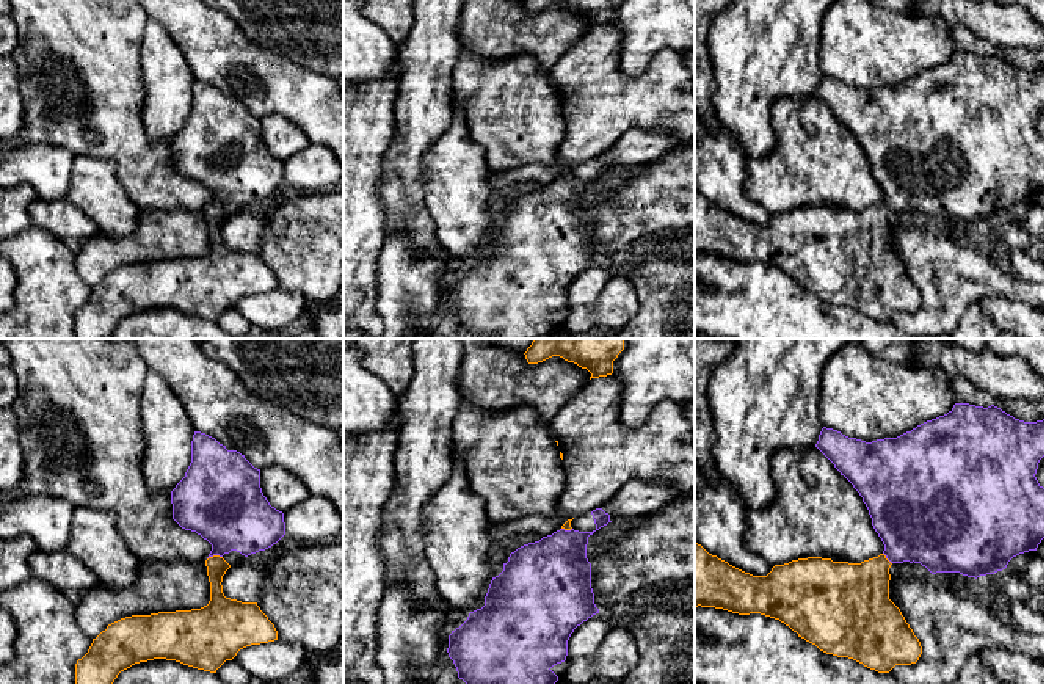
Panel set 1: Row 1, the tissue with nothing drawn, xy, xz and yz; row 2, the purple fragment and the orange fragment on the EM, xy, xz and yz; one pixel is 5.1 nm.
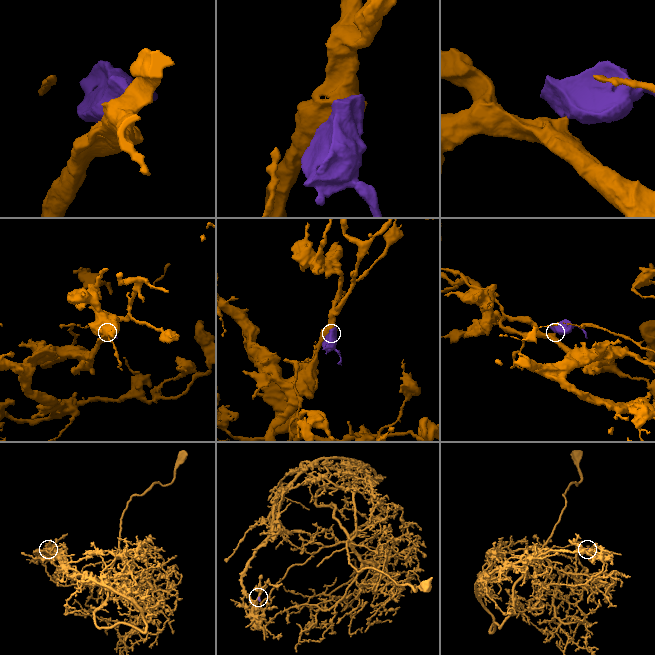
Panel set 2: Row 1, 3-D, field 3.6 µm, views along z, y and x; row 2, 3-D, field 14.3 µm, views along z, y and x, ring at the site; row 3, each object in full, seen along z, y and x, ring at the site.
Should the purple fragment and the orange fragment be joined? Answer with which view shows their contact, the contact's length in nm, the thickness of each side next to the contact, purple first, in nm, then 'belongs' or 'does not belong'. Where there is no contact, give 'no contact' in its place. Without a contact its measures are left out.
xy | 80 nm | 400/110 nm | belongs

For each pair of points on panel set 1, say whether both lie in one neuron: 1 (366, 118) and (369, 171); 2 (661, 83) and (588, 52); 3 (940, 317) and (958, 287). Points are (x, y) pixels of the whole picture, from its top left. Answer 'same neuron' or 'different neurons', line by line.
1: same neuron
2: same neuron
3: same neuron

